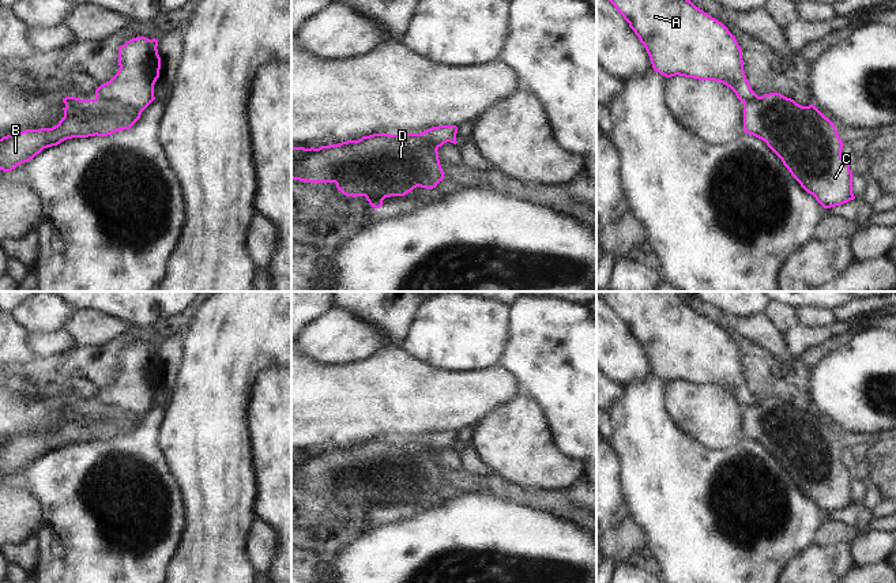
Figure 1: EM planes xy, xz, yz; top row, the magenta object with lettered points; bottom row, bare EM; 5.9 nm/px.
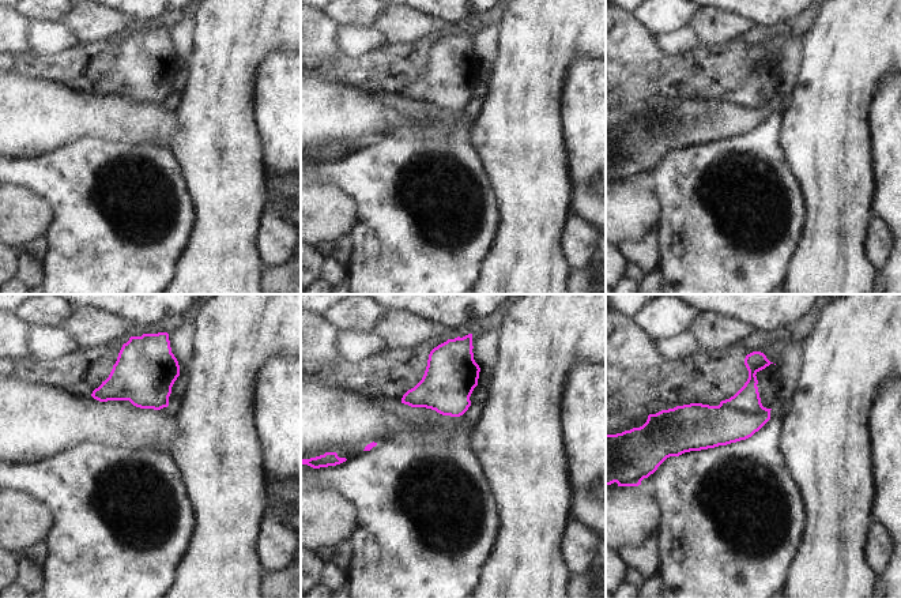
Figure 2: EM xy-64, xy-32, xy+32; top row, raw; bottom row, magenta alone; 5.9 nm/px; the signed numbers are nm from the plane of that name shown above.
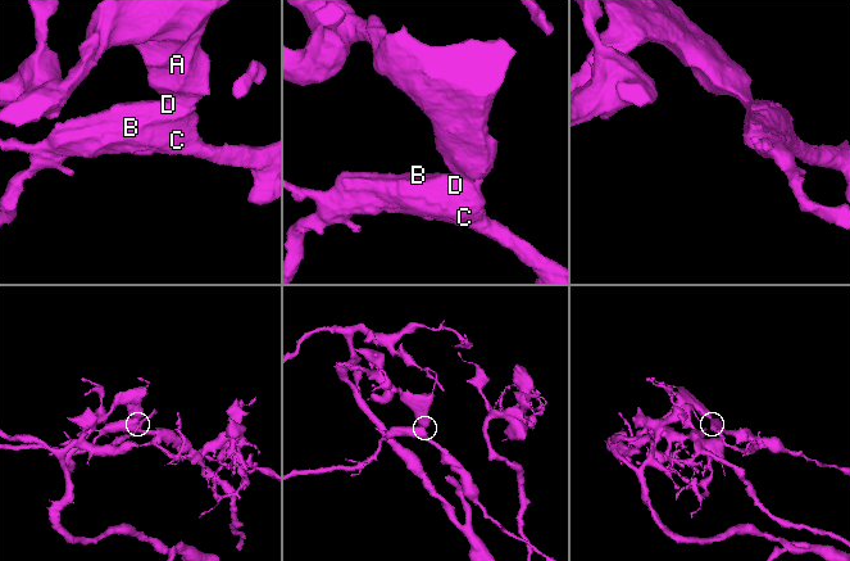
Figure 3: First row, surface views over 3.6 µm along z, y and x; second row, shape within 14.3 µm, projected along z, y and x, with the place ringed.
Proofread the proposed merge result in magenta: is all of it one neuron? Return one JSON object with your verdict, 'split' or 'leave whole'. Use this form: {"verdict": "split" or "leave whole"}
{"verdict": "split"}

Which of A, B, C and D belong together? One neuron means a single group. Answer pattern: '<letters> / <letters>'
A / B C D

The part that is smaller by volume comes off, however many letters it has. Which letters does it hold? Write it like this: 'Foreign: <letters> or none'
Foreign: B, C, D

